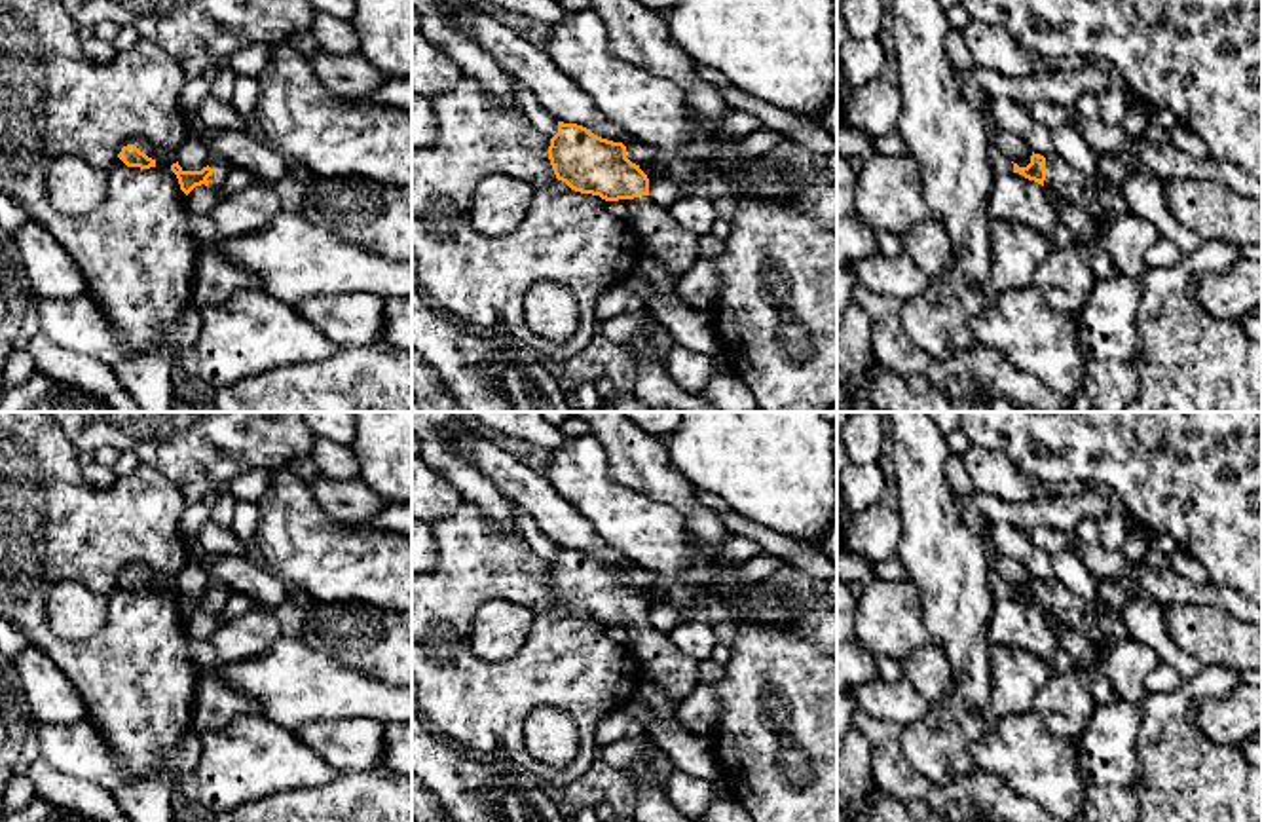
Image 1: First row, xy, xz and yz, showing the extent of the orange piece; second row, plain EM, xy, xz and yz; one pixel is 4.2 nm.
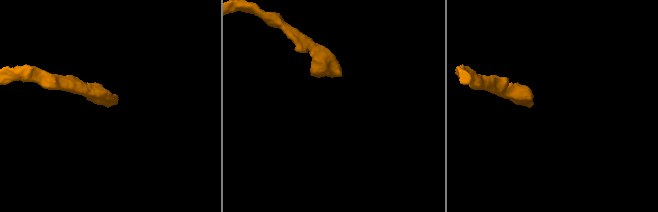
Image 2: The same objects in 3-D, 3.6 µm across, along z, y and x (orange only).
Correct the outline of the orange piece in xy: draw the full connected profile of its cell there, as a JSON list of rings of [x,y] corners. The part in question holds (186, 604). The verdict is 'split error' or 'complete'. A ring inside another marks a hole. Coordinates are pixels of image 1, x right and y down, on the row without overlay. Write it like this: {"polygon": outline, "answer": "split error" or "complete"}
{"polygon": [[[211,581],[209,590],[201,596],[184,596],[178,587],[171,590],[171,596],[176,600],[180,615],[188,621],[195,611],[211,611],[220,615],[224,604],[228,602],[232,588],[218,581]]], "answer": "split error"}

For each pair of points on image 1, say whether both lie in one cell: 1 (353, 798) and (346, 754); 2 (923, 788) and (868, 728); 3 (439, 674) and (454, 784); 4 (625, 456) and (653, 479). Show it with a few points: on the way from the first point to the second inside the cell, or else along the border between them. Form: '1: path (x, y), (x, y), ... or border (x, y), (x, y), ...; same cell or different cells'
1: border (382, 765), (338, 773); different cells
2: path (906, 777), (885, 756), (885, 745); same cell
3: border (431, 726), (441, 739); different cells
4: path (632, 458), (646, 471); same cell

